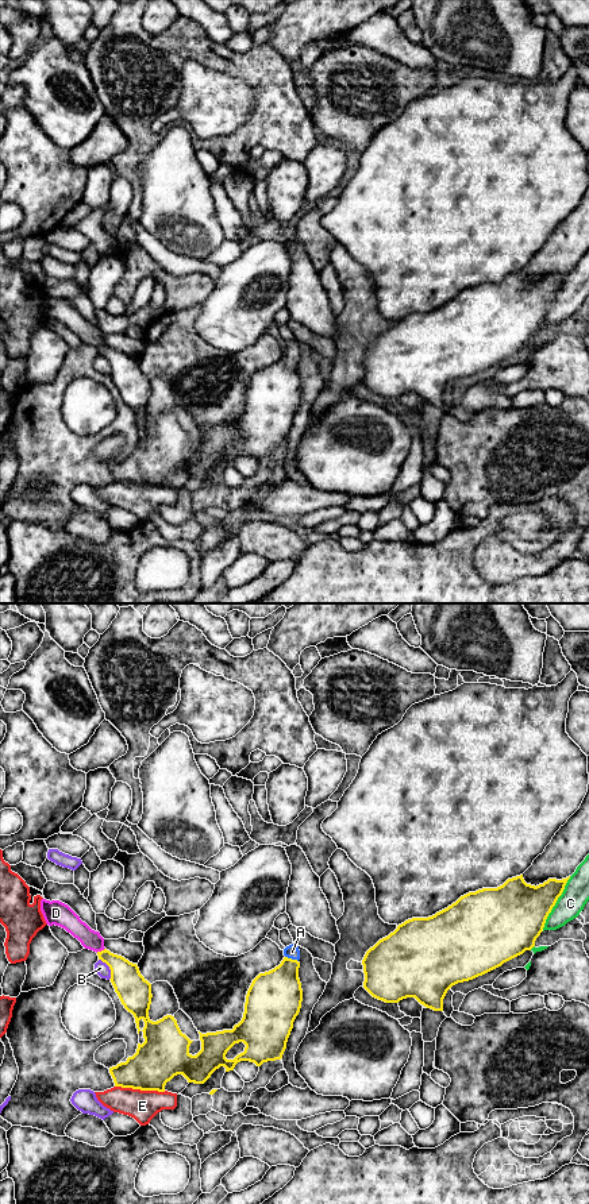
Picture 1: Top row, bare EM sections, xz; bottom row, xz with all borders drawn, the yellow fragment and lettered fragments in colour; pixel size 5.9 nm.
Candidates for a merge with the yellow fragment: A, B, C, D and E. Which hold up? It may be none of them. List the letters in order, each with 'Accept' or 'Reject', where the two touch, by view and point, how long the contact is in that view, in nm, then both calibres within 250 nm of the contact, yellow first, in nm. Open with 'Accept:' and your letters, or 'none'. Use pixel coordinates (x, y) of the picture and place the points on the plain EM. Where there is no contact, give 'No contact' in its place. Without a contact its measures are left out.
Accept: A
A: Accept. Touches yellow at xz (291, 354). Shared border 90 nm. Thickness 320 nm (yellow) against 80 nm
B: Reject. Touches yellow at xz (110, 363). Shared border 140 nm. Thickness 190 nm (yellow) against 80 nm
C: Reject. Touches yellow at xz (555, 297). Shared border 360 nm. Thickness 380 nm (yellow) against 160 nm
D: Reject. Touches yellow at xz (101, 346). Shared border 60 nm. Thickness 180 nm (yellow) against 120 nm
E: Reject. Touches yellow at xz (141, 485). Shared border 300 nm. Thickness 280 nm (yellow) against 180 nm

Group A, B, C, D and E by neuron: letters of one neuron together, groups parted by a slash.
A / B / C / D / E

